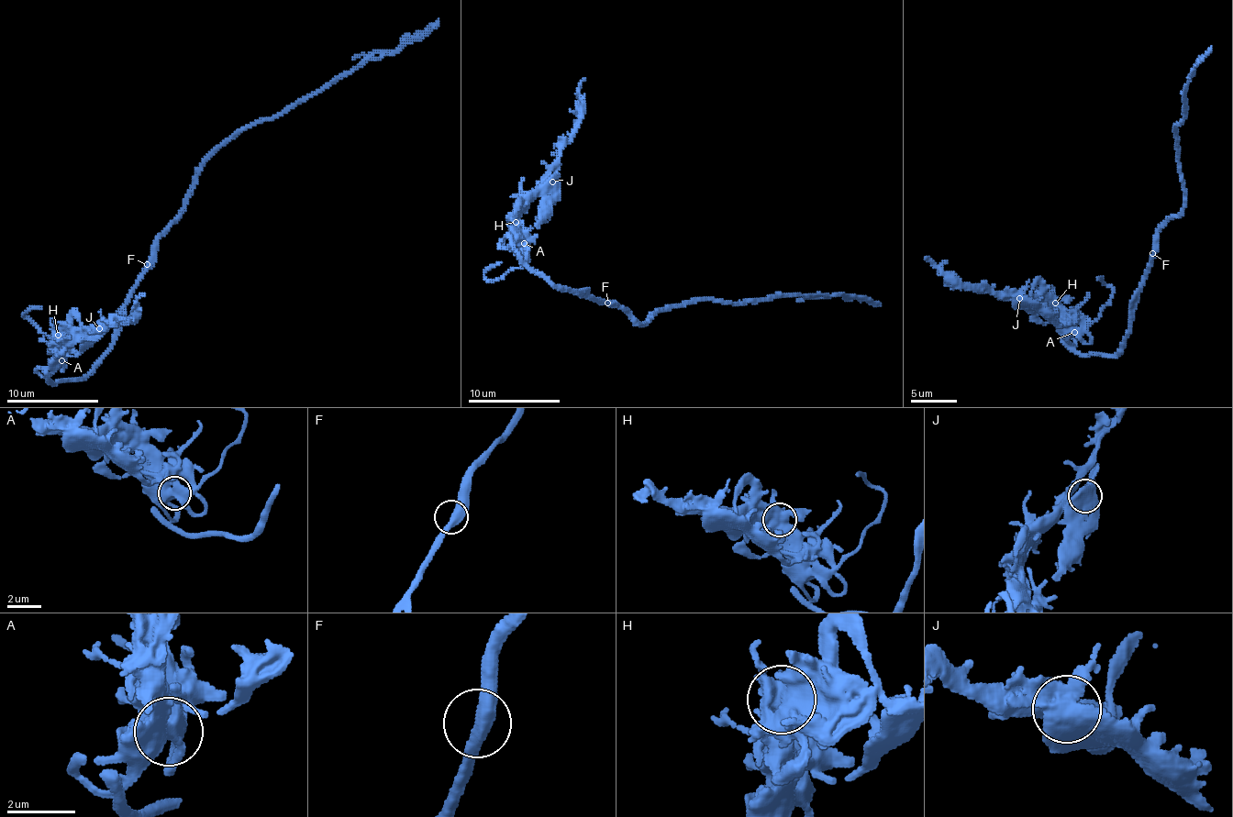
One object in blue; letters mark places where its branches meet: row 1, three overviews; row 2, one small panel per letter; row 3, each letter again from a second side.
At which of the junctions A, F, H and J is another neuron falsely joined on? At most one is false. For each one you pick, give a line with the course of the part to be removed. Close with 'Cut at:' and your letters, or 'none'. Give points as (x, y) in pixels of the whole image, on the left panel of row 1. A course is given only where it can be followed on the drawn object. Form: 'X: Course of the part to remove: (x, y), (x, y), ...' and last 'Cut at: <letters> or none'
Cut at: none

